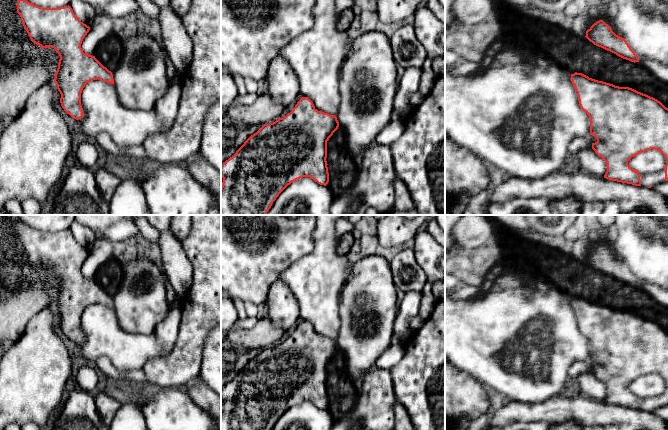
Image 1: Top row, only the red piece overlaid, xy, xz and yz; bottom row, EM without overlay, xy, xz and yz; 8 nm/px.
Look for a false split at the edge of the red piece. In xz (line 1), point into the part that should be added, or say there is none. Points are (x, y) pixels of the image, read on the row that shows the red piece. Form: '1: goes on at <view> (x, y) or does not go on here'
1: does not go on here

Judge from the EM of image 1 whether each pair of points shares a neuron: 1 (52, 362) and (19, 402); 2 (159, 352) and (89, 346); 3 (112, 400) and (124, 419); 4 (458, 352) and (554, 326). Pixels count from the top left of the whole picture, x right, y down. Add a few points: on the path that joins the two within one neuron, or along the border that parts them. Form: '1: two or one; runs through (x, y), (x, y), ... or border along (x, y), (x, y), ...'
1: one; runs through (42, 372), (22, 392)
2: one; runs through (142, 348), (106, 346)
3: two; border along (120, 398), (120, 408), (112, 419)
4: one; runs through (482, 339), (530, 339)

